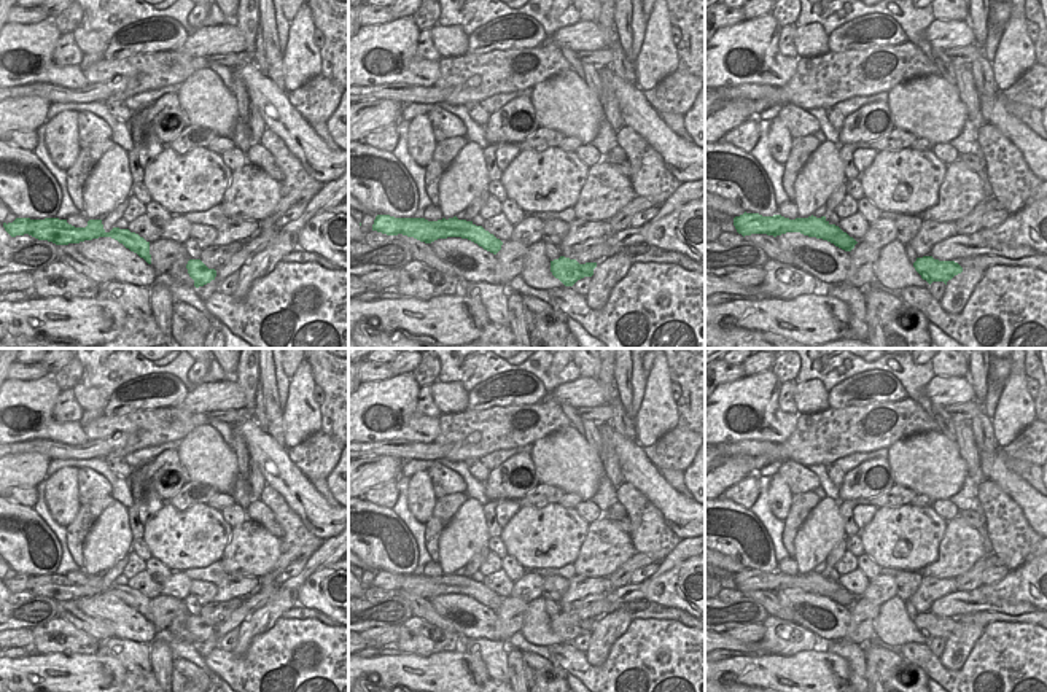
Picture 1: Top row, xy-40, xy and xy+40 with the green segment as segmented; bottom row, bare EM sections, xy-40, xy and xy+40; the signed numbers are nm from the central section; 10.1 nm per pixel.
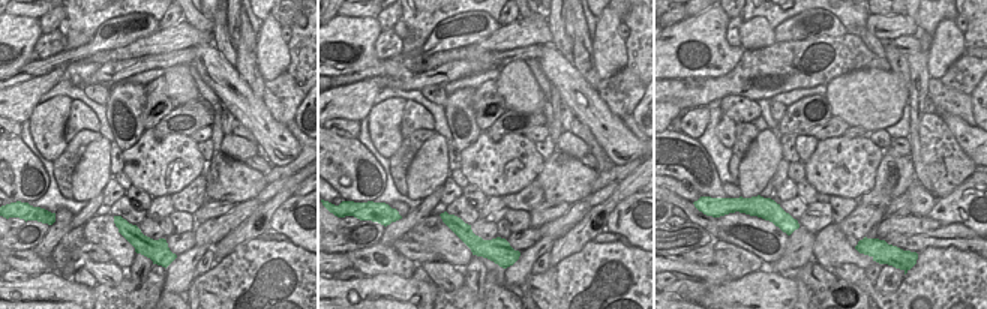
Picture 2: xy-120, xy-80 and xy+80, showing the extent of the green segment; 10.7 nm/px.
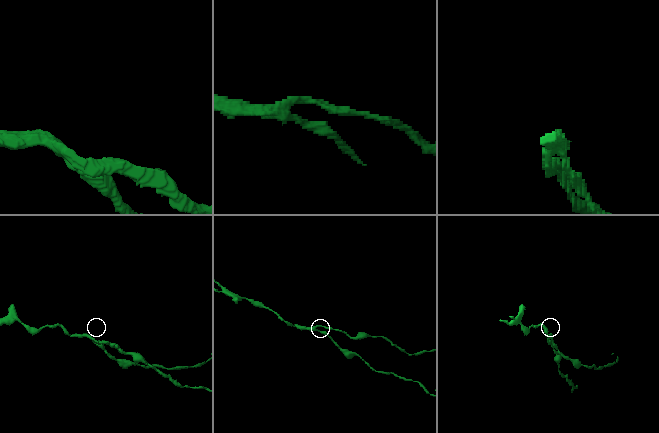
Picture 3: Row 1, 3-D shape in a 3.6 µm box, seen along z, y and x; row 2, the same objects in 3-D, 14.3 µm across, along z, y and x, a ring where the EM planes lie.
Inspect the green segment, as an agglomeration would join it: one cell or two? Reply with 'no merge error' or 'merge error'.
merge error

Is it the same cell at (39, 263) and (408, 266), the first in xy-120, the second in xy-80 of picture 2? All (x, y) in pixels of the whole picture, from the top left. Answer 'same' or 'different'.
same

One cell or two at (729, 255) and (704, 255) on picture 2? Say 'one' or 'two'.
two

